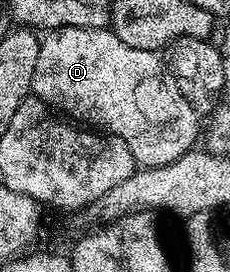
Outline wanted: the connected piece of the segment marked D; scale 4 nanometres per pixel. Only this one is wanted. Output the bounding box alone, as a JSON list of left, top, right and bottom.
[32,27,200,169]

